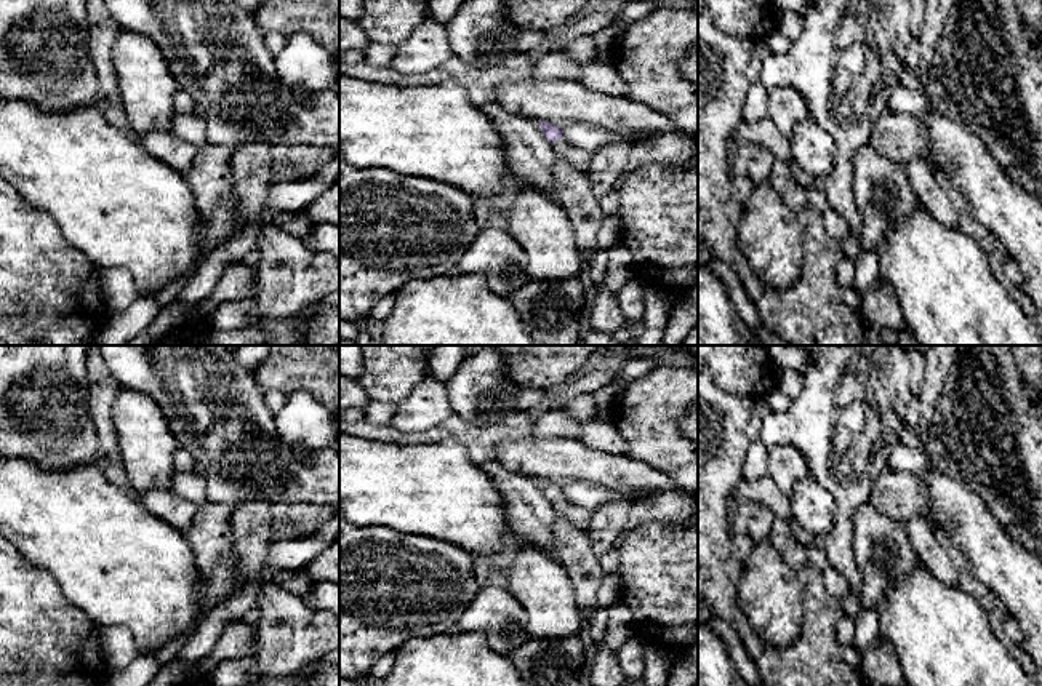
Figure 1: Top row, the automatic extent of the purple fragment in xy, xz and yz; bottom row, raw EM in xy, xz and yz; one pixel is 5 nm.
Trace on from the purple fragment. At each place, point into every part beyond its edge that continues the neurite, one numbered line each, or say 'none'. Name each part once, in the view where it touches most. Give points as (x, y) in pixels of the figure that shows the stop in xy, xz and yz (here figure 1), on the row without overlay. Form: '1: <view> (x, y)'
1: xz (577, 517)

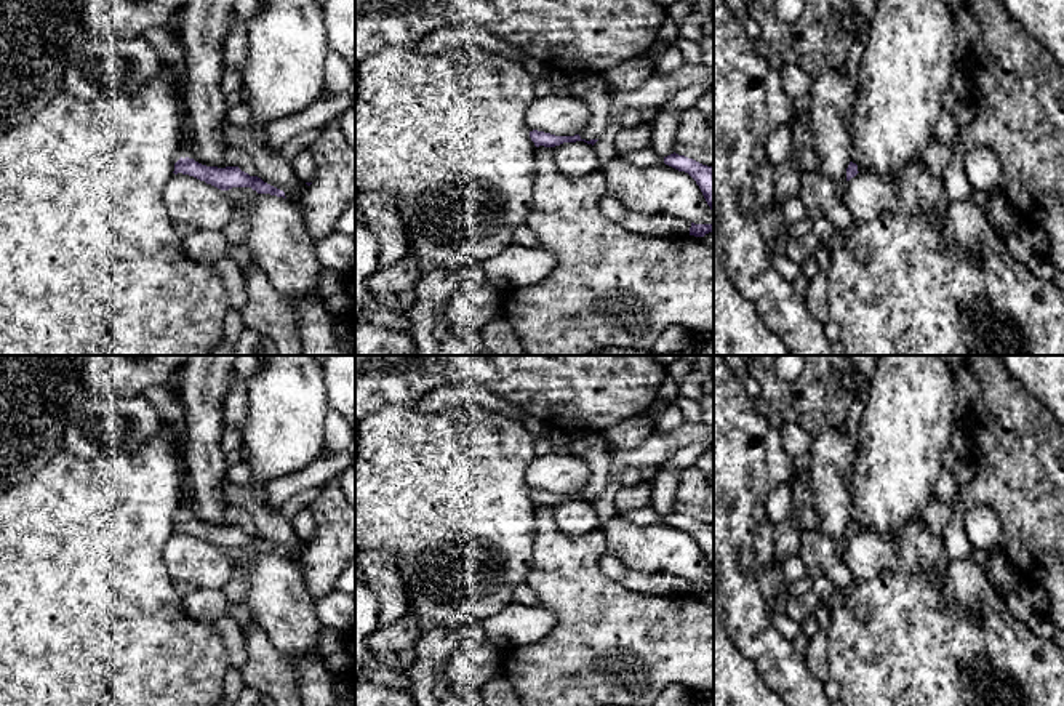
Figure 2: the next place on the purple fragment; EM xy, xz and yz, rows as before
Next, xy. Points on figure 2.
none

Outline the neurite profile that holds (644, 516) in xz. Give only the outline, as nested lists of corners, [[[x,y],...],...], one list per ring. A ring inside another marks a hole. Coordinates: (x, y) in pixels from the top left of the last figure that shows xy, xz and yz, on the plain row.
[[[651,504],[646,507],[638,507],[635,511],[629,511],[626,514],[618,514],[618,515],[622,515],[629,519],[630,522],[642,525],[642,527],[664,522],[664,517],[658,514]]]

